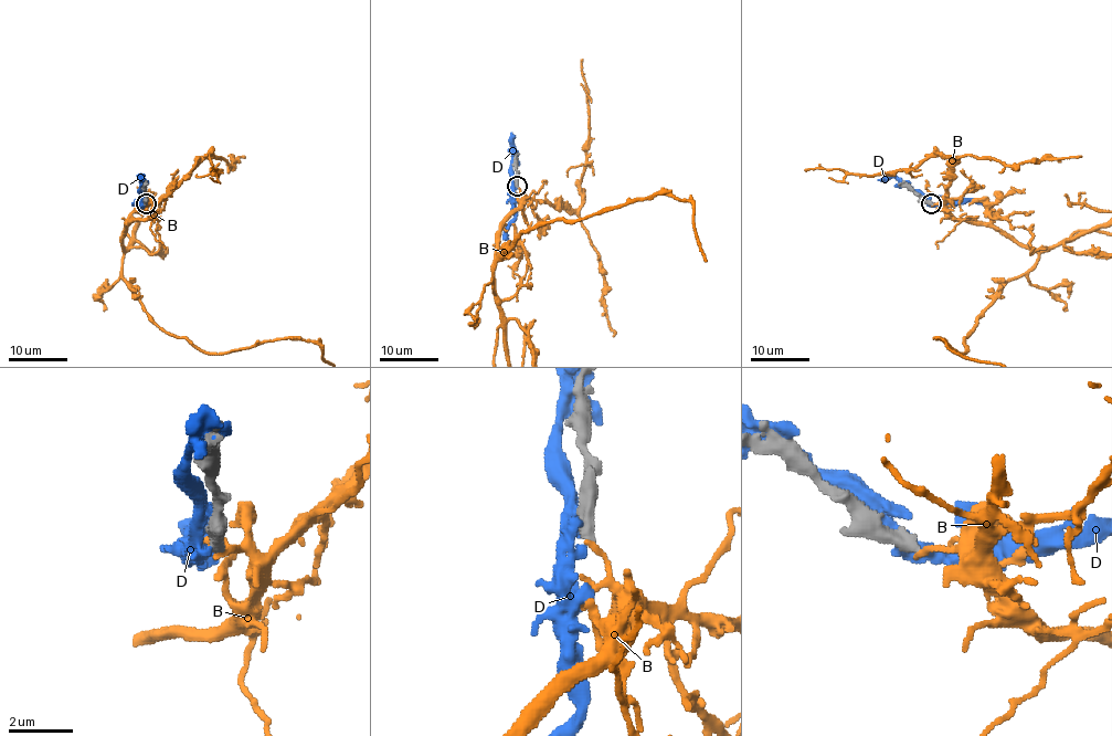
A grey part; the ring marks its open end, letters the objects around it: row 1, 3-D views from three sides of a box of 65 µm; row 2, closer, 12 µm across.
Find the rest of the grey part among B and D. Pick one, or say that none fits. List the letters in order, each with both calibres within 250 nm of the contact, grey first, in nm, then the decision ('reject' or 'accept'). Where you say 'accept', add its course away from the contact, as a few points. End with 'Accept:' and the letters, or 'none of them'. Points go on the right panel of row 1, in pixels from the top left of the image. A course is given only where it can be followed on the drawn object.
B: calibres 360 and 170 nm; reject
D: calibres 550 and 320 nm; reject
Accept: none of them

